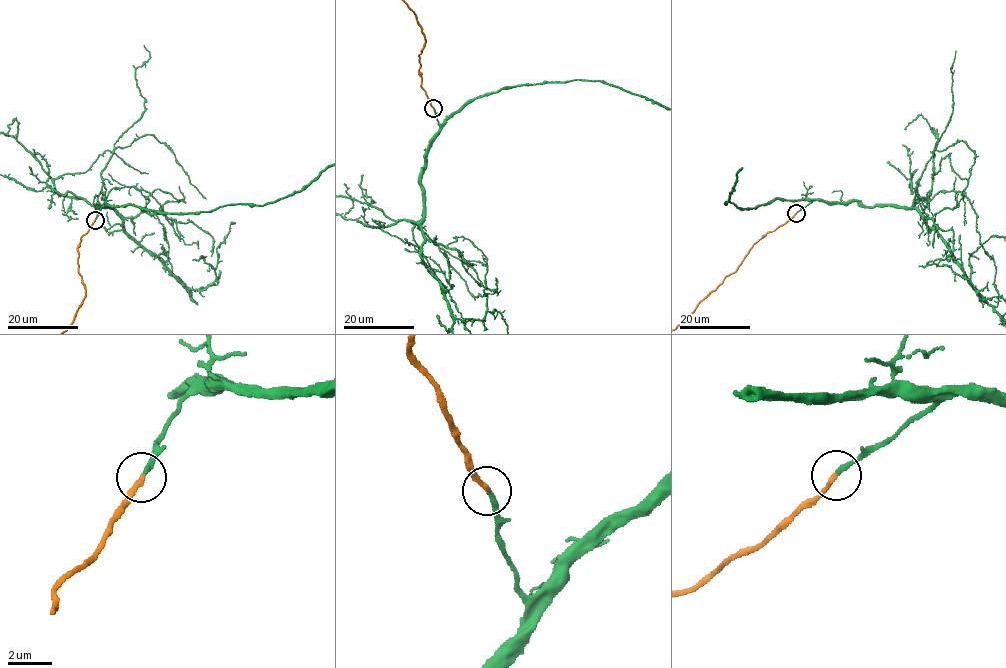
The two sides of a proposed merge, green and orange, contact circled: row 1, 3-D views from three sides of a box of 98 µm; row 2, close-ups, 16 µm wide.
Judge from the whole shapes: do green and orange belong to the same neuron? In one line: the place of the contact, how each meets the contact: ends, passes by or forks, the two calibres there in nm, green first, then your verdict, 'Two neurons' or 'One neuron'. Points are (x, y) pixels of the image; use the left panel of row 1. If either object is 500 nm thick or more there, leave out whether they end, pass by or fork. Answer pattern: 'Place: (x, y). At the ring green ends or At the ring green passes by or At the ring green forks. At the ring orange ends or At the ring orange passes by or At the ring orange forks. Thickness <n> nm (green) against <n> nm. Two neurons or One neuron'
Place: (95, 220). At the ring green ends. At the ring orange ends. Thickness 220 nm (green) against 240 nm. One neuron

